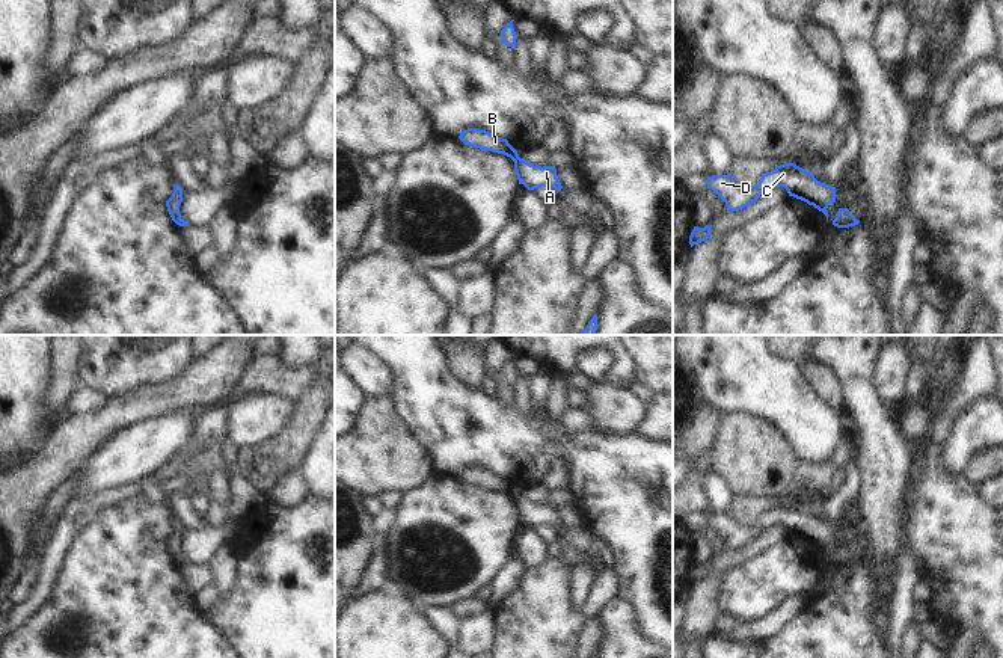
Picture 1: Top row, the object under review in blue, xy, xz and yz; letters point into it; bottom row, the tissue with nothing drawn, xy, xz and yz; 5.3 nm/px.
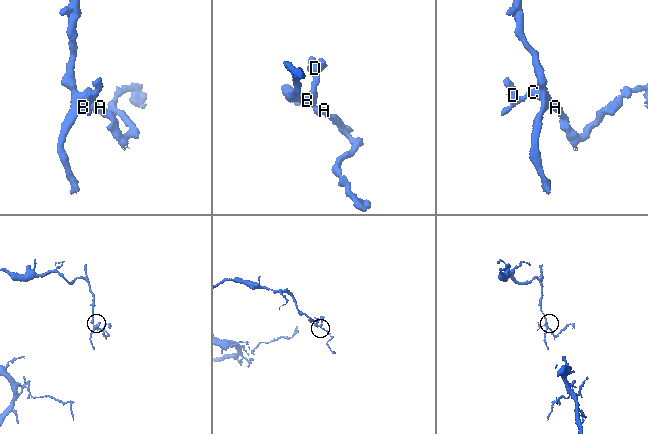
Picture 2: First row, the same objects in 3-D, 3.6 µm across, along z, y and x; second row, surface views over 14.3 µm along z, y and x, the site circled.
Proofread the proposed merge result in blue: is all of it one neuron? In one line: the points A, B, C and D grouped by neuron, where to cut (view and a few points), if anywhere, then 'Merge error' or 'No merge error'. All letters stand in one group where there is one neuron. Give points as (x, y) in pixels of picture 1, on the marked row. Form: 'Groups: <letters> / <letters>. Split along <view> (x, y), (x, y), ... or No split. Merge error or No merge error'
Groups: A / B C D. Split along xz (519, 157), (515, 162). Merge error

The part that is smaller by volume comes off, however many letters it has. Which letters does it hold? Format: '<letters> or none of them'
A

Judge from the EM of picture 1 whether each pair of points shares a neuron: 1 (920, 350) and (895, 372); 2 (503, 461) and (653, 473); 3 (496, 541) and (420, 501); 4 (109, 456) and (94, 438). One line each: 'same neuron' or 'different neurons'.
1: different neurons
2: same neuron
3: same neuron
4: different neurons

